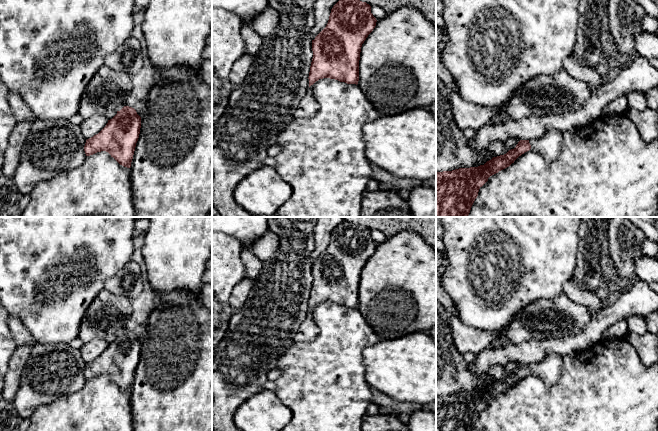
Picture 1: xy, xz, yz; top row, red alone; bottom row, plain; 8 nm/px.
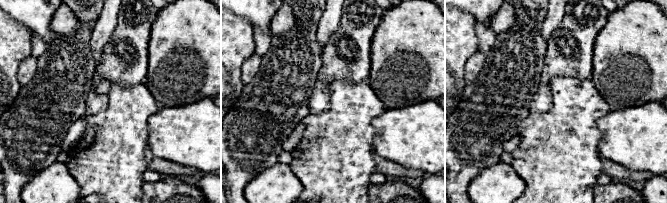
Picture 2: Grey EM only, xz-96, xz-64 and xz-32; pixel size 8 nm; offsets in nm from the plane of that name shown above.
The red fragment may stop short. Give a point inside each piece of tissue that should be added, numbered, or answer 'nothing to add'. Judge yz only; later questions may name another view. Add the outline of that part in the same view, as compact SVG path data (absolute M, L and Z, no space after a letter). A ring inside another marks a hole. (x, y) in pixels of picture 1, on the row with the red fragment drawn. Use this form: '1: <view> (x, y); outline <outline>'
1: yz (549, 145); outline M551 129L541 138L529 140L530 150L540 153L548 163L554 161L561 149L563 133L557 129Z

